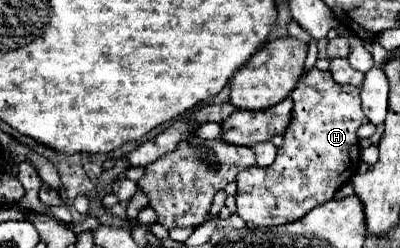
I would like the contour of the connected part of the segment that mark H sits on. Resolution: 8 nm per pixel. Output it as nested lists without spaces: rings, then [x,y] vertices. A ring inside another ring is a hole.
[[[313,67],[299,79],[291,99],[293,117],[275,163],[269,167],[255,165],[237,175],[237,215],[255,227],[293,223],[315,205],[331,201],[335,191],[351,181],[361,161],[357,129],[369,119],[361,109],[357,87],[339,85],[329,71]]]

